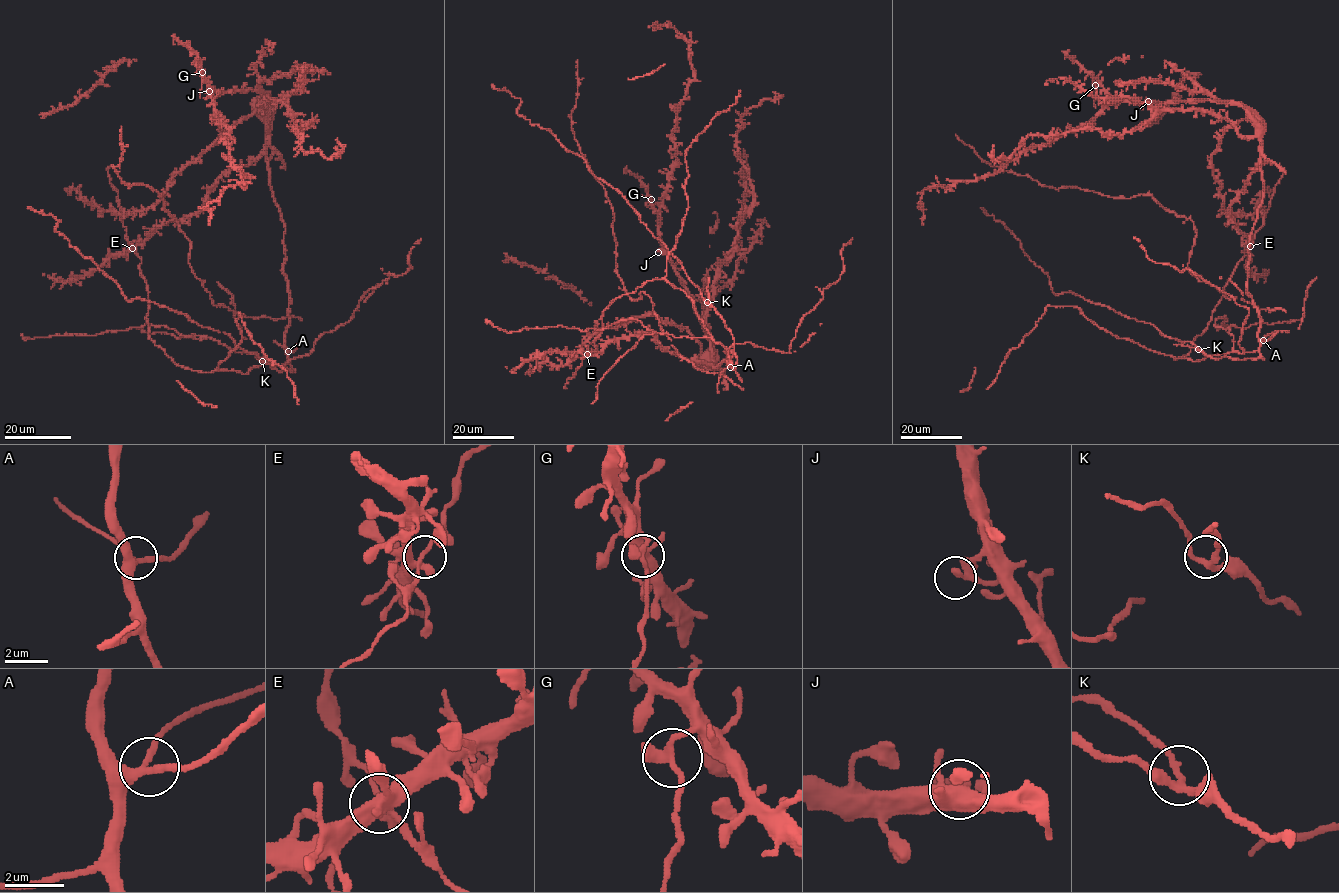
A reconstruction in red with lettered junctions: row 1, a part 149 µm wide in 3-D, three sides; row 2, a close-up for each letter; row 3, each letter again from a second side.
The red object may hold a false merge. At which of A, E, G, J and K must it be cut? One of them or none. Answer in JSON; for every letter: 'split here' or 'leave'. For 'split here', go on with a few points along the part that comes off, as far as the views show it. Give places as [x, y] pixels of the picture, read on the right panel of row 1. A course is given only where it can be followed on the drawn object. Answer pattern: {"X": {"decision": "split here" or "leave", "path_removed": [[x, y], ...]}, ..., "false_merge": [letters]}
{"A": {"decision": "leave"}, "E": {"decision": "leave"}, "G": {"decision": "split here", "path_removed": [[1096, 84], [1095, 107]]}, "J": {"decision": "leave"}, "K": {"decision": "leave"}, "false_merge": ["G"]}

